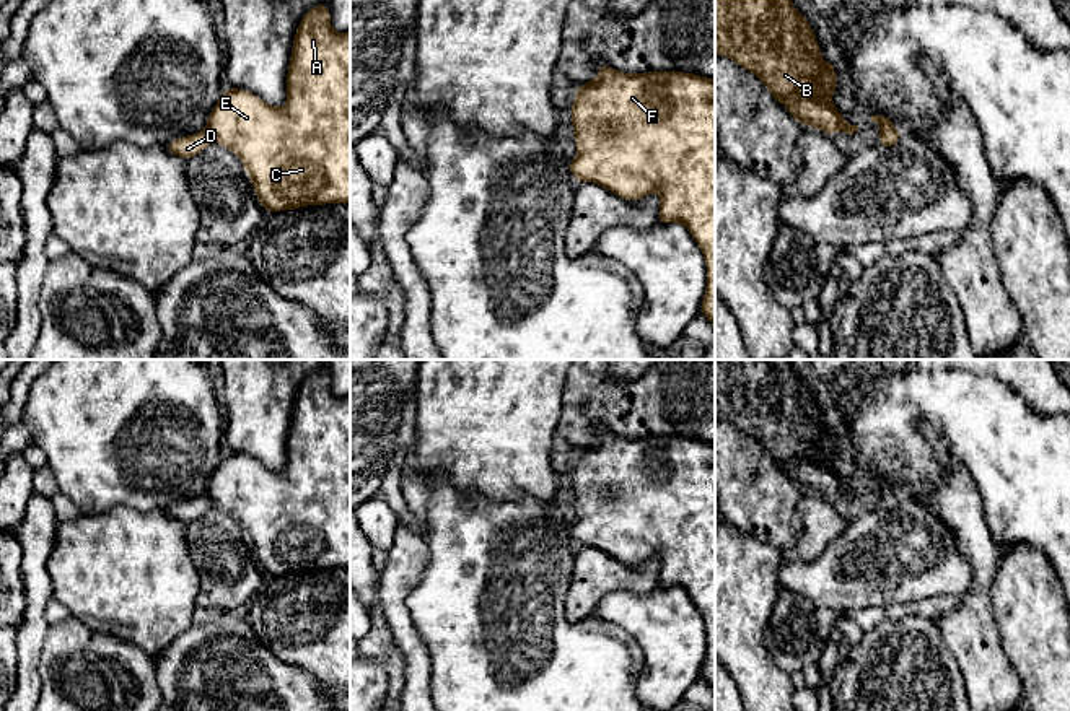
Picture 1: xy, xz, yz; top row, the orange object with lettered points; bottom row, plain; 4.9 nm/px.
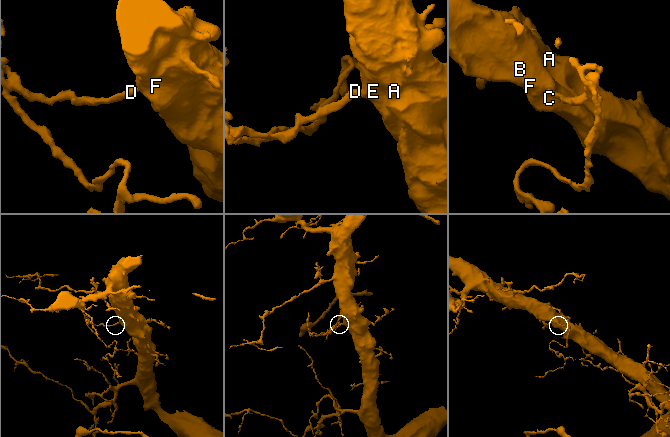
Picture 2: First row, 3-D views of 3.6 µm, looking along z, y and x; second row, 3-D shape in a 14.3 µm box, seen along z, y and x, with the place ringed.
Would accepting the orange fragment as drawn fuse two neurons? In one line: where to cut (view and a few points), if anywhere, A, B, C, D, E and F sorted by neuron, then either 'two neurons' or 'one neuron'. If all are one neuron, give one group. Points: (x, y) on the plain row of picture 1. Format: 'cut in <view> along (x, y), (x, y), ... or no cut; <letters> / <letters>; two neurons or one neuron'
no cut; A B C D E F; one neuron

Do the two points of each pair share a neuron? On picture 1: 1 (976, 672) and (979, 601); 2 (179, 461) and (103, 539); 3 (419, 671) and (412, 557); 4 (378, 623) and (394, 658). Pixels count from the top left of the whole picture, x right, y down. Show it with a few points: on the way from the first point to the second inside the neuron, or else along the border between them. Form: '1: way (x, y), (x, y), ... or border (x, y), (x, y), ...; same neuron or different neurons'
1: way (976, 654), (976, 619); same neuron
2: border (163, 508), (139, 511), (111, 506), (95, 514); different neurons
3: way (409, 643), (398, 617), (398, 584); same neuron
4: way (380, 632), (380, 643), (386, 649); same neuron

